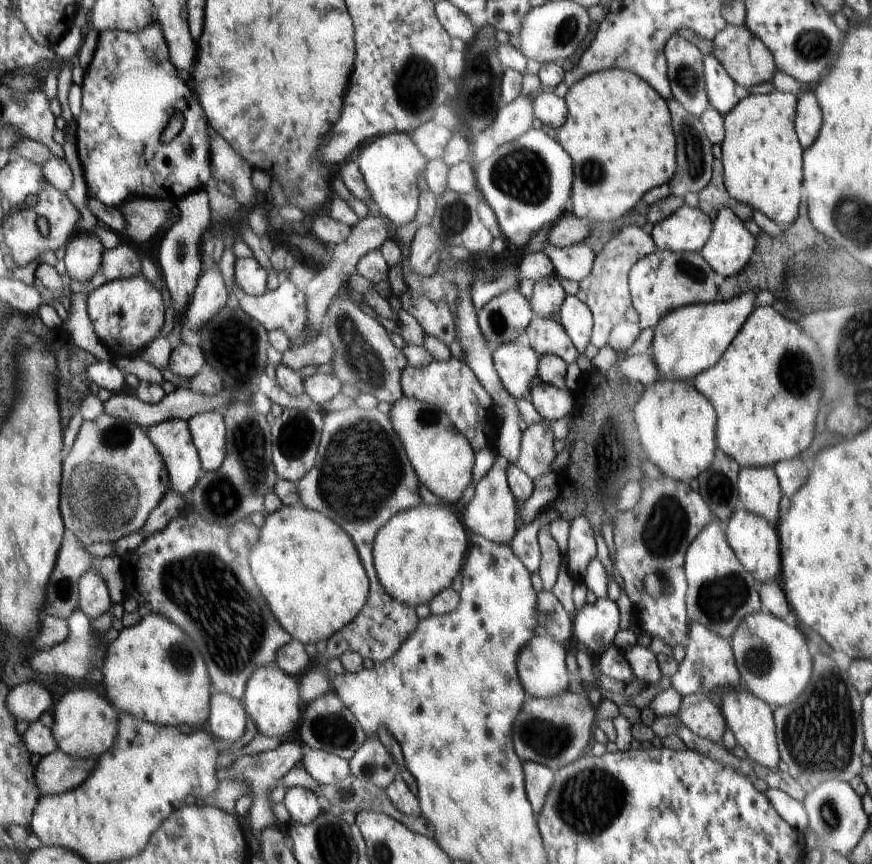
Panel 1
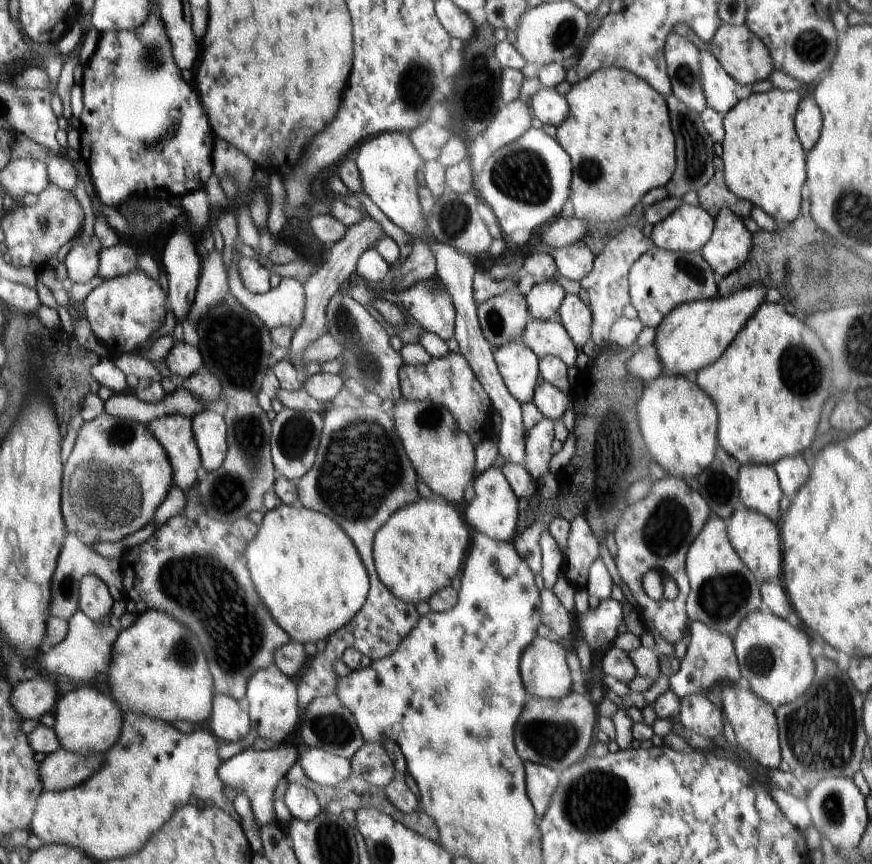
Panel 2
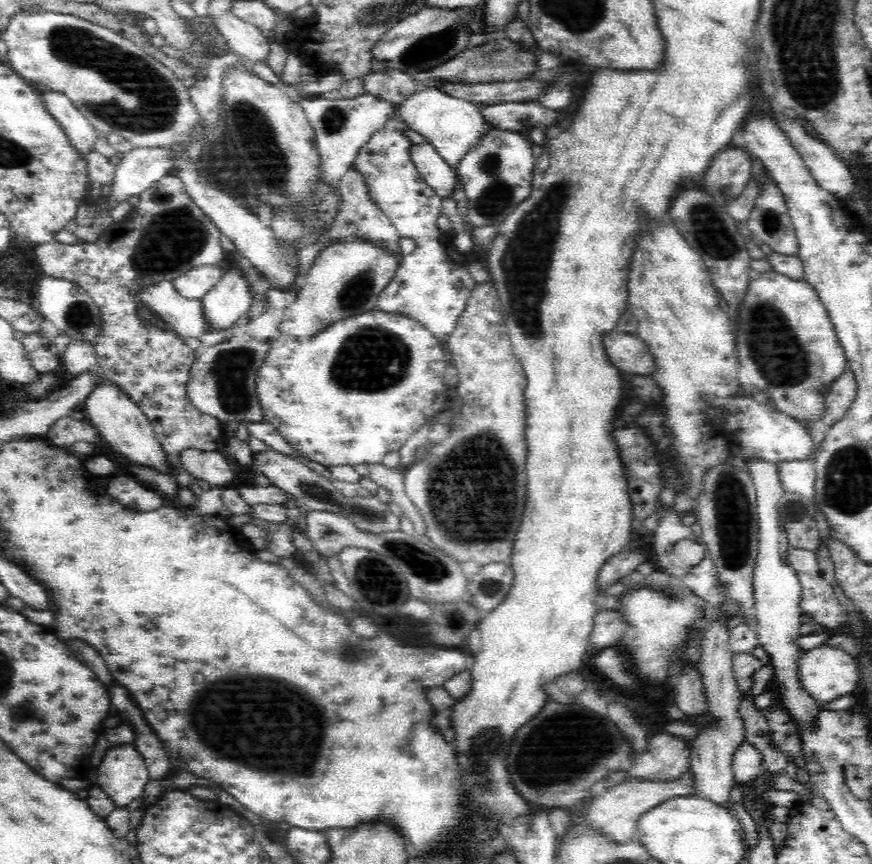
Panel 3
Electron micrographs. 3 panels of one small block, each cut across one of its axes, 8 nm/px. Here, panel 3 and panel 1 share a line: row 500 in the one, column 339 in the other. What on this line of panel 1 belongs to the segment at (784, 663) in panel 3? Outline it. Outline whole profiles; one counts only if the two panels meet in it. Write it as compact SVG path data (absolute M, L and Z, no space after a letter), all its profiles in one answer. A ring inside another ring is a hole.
M317 749L304 750L300 766L321 786L337 783L351 774L349 762L342 756Z

